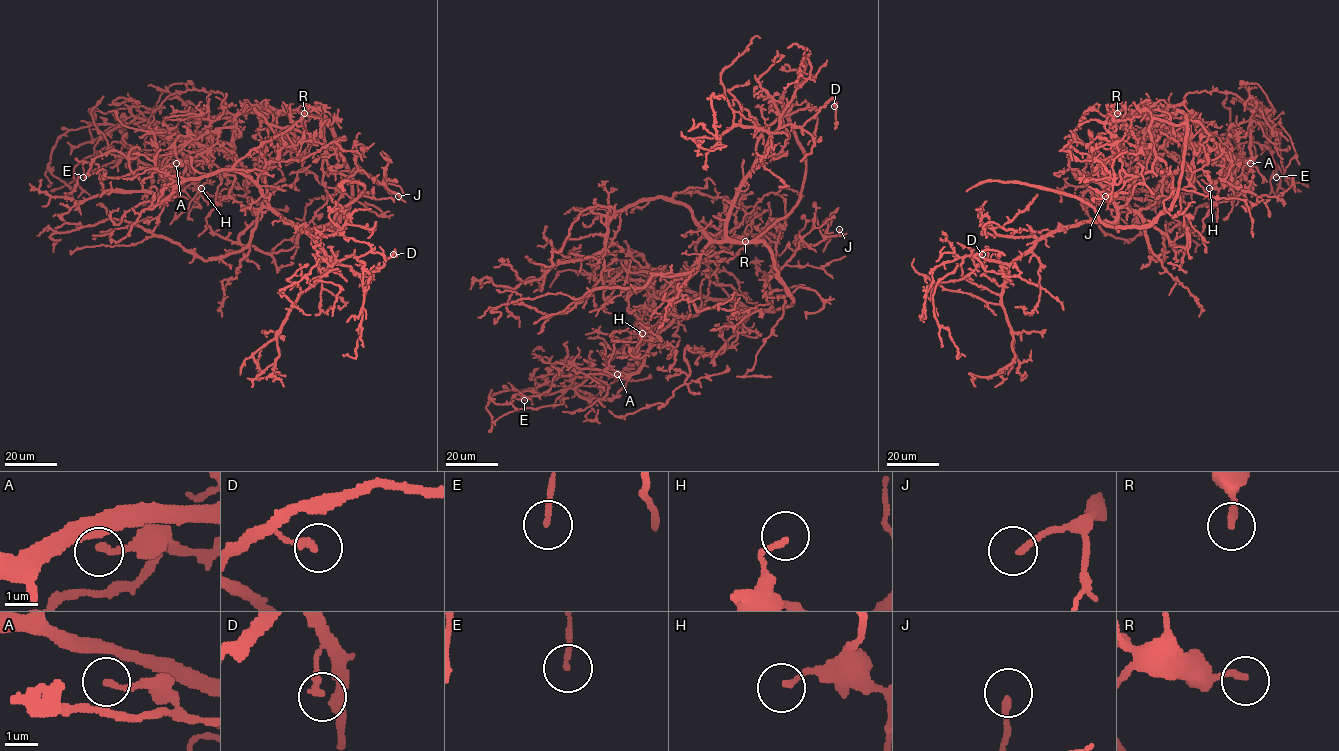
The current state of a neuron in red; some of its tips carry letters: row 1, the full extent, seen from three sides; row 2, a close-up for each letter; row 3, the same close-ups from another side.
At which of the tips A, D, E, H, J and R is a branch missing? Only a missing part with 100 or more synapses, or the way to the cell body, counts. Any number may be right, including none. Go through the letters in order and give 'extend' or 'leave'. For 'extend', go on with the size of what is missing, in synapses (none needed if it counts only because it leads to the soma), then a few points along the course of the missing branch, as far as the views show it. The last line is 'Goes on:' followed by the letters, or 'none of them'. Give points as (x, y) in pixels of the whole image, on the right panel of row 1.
A: leave
D: leave
E: leave
H: leave
J: leave
R: leave
Goes on: none of them

